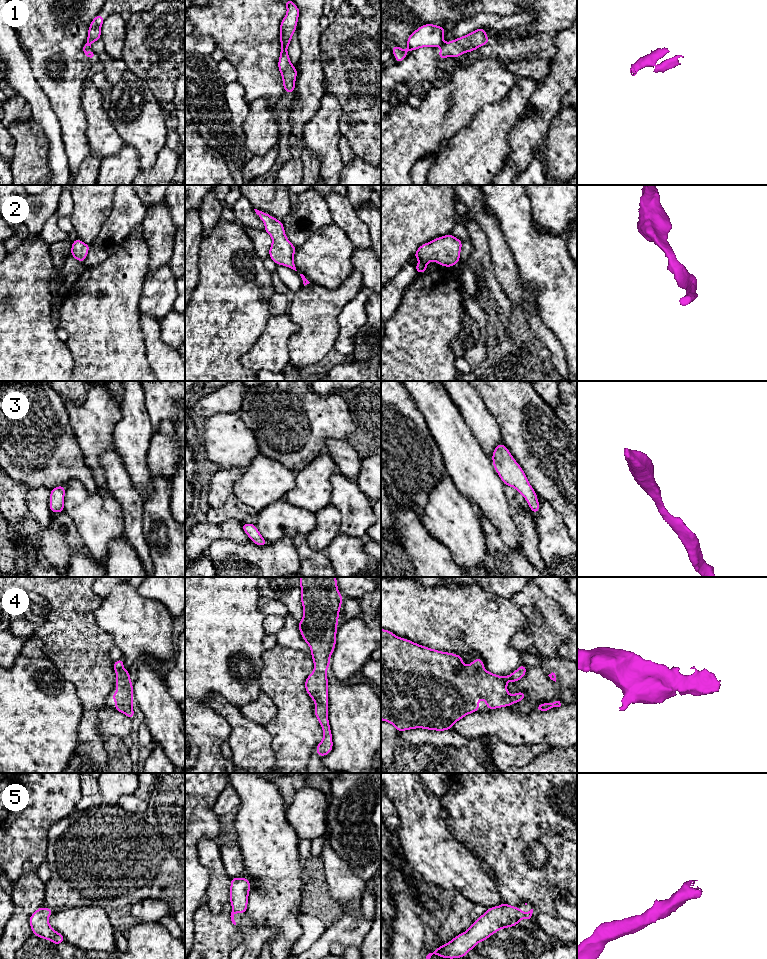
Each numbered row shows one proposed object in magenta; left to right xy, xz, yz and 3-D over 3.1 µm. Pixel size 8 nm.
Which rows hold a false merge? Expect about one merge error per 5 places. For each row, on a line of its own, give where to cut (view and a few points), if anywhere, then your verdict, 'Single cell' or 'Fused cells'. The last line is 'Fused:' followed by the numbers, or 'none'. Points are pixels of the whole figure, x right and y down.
1: Split along xy (86, 43), (90, 46). Fused cells
2: No split. Single cell
3: No split. Single cell
4: No split. Single cell
5: No split. Single cell
Fused: 1

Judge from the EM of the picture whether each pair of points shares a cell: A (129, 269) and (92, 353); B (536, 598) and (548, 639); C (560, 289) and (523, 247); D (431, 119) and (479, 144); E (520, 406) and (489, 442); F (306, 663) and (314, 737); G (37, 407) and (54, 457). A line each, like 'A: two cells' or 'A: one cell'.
A: one cell
B: one cell
C: one cell
D: two cells
E: two cells
F: one cell
G: one cell

